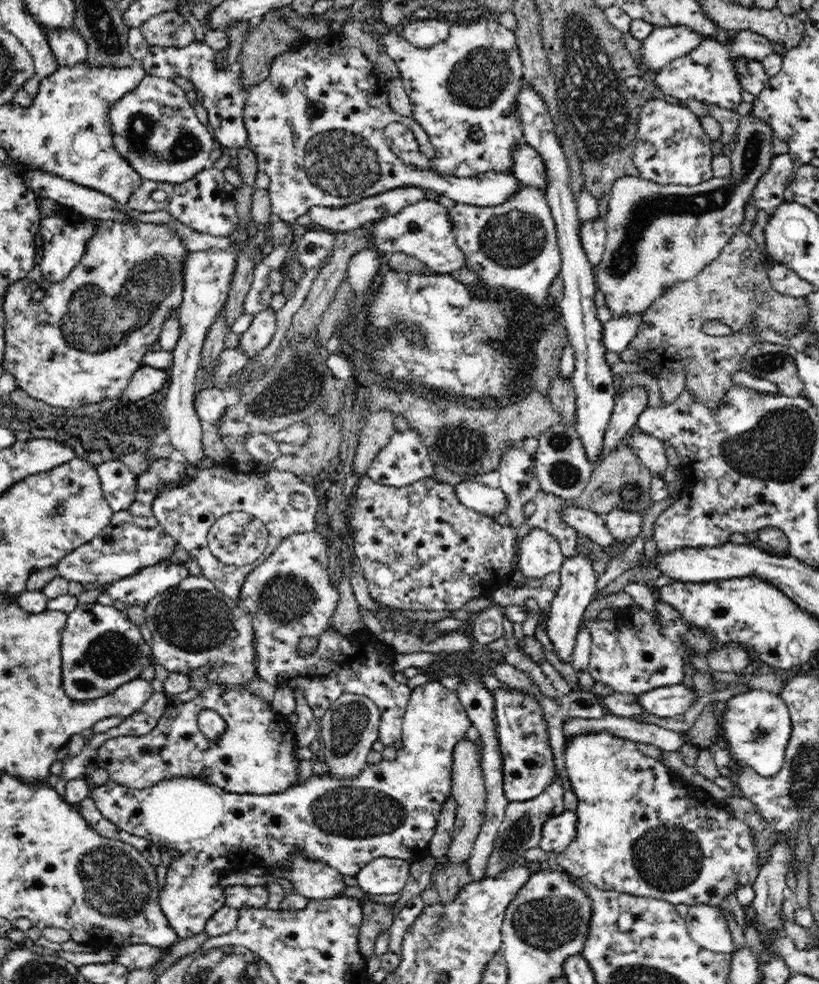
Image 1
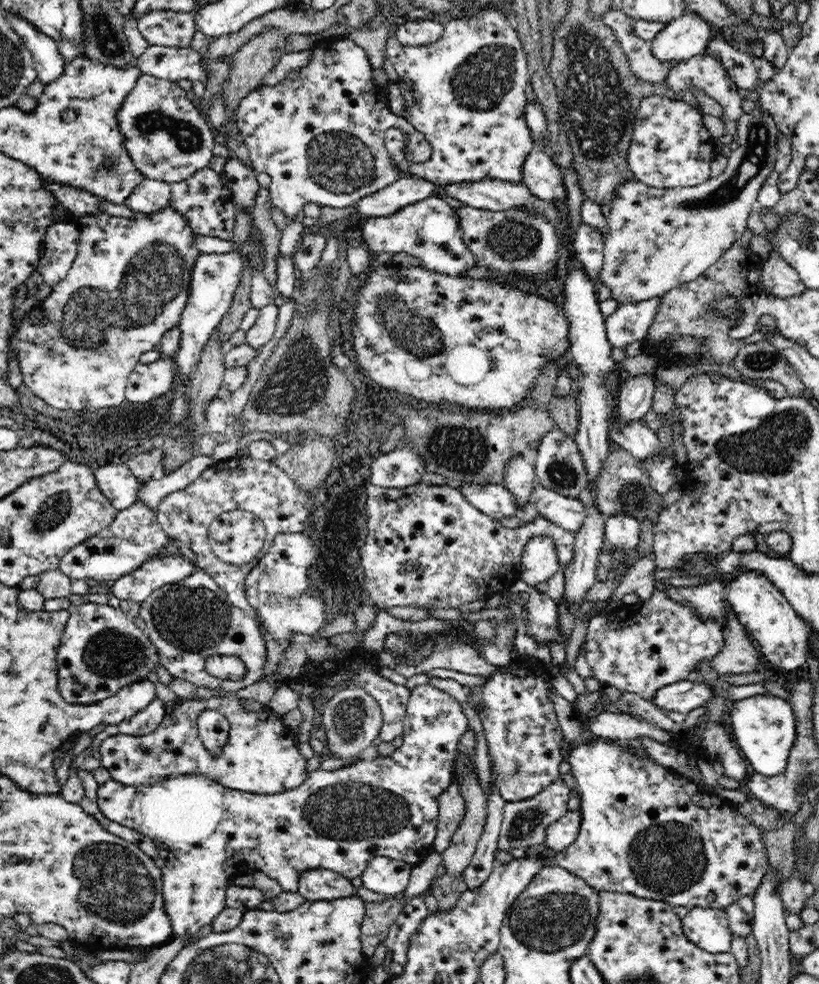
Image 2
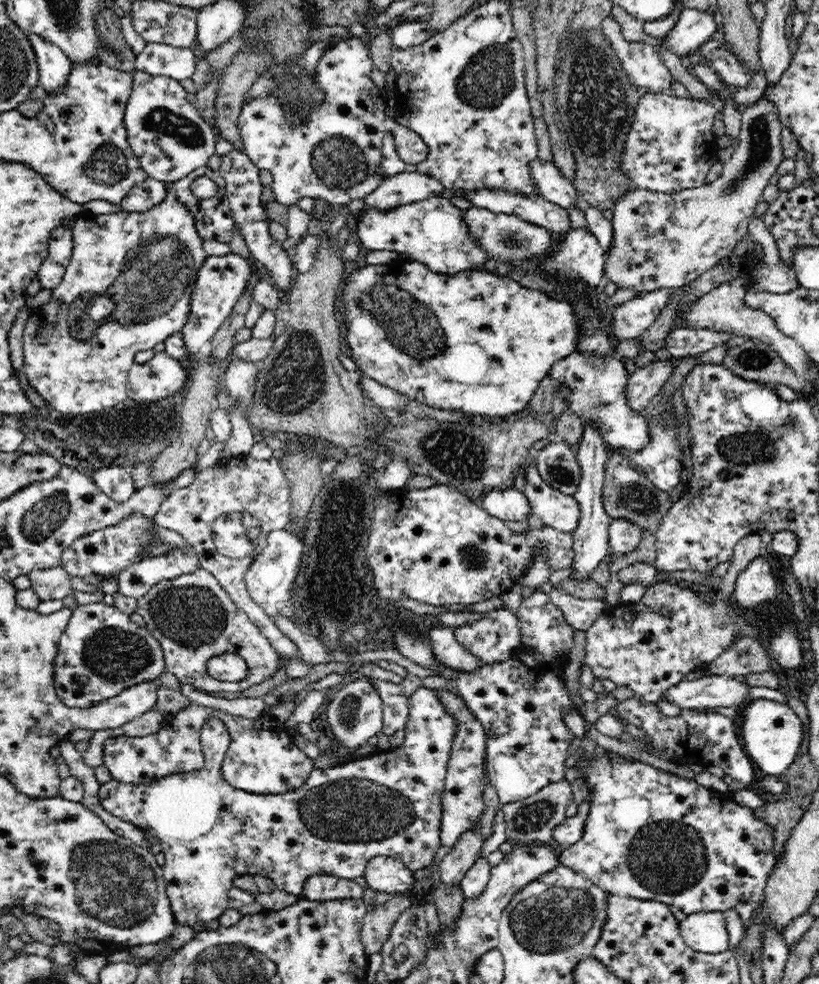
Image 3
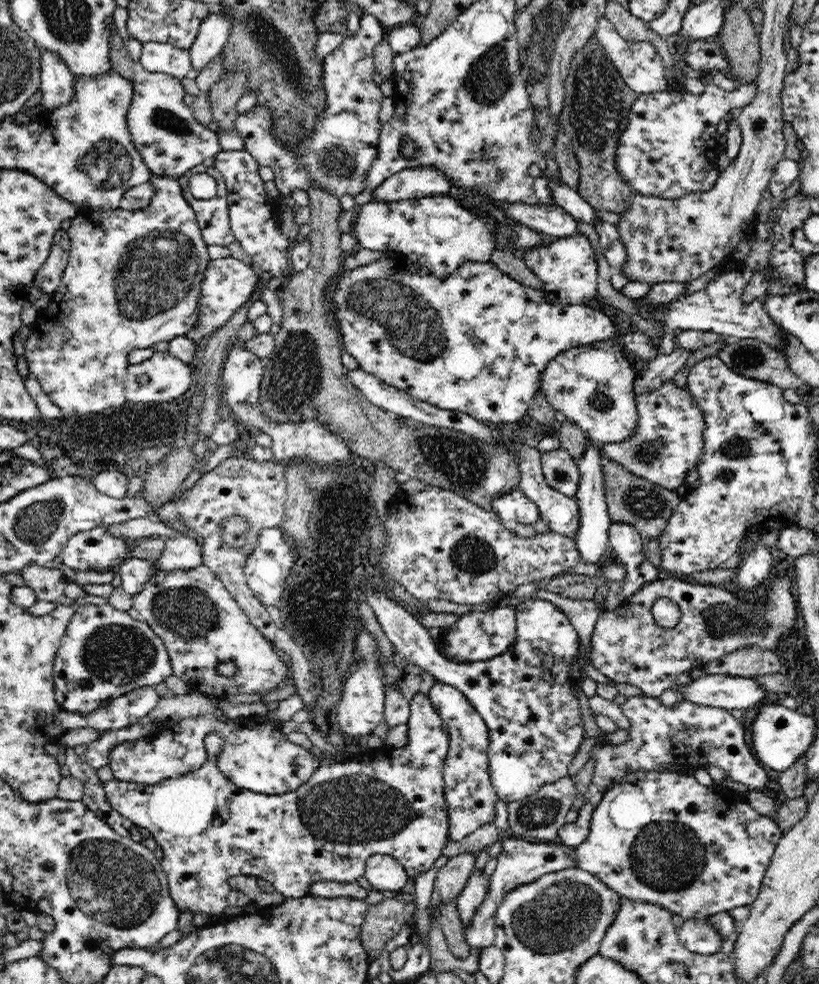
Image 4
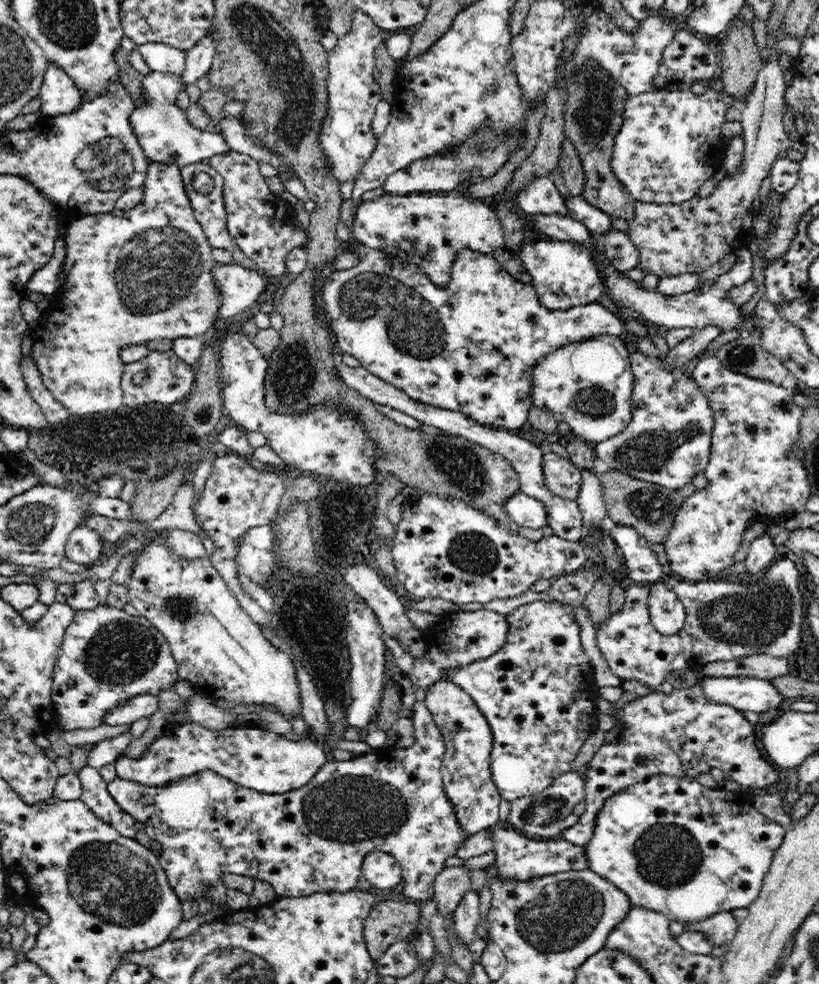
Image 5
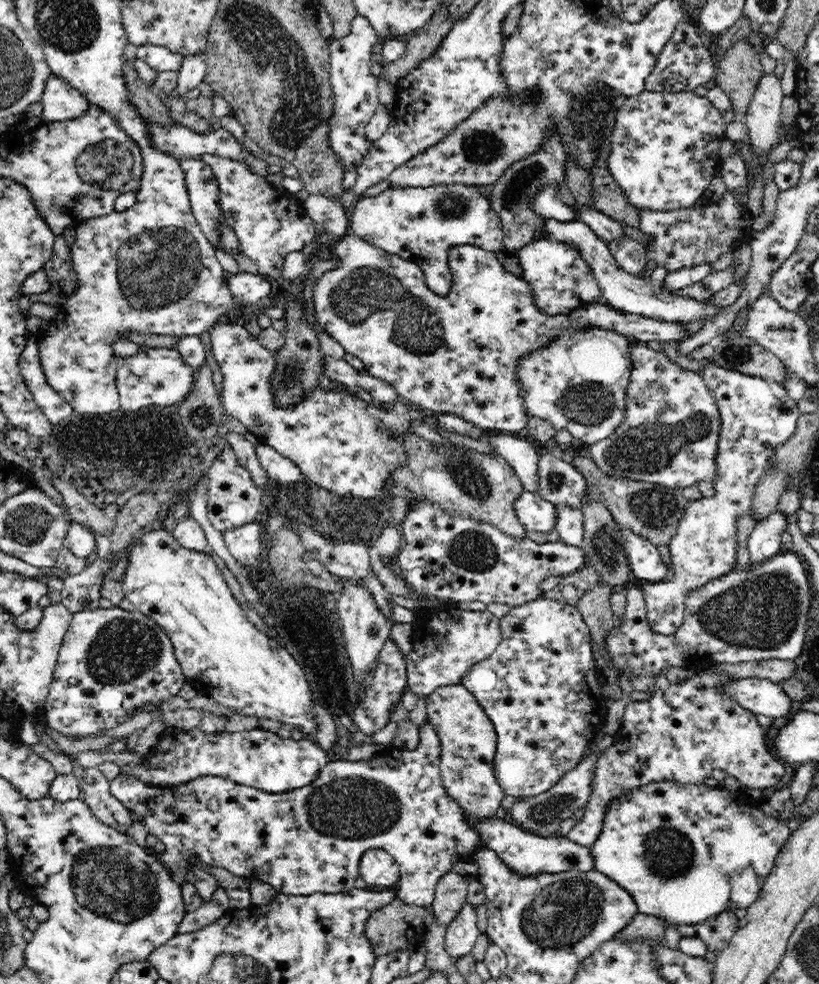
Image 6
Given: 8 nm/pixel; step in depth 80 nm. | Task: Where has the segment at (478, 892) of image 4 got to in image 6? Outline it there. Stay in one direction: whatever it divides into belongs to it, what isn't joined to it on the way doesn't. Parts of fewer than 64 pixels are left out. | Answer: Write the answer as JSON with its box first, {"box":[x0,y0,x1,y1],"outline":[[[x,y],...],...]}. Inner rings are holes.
{"box":[444,902,480,960],"outline":[[[470,902],[464,904],[461,912],[458,912],[452,922],[449,922],[444,936],[446,952],[450,958],[456,960],[459,956],[464,956],[471,952],[476,938],[480,936],[478,931],[478,918],[474,906]]]}

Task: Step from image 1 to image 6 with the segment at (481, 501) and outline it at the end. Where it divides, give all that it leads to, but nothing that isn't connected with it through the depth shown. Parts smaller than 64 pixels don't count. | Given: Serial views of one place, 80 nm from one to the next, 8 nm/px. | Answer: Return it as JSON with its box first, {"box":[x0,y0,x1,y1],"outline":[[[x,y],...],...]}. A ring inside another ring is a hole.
{"box":[513,491,555,533],"outline":[[[522,491],[514,501],[513,509],[527,531],[548,533],[555,528],[555,506],[542,499],[537,492]]]}

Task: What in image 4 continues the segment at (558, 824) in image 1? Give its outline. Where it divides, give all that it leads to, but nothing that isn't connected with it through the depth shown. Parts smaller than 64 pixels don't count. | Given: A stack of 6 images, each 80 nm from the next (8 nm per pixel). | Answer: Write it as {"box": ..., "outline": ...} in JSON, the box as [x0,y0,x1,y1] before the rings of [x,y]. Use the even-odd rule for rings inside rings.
{"box":[557,696,775,848],"outline":[[[632,696],[620,709],[630,721],[630,738],[620,746],[600,746],[600,752],[596,754],[596,772],[592,778],[594,790],[584,794],[585,804],[579,809],[576,821],[564,823],[557,832],[557,841],[566,846],[573,848],[586,840],[593,812],[605,792],[615,784],[626,782],[626,776],[637,772],[662,772],[668,766],[678,766],[684,770],[682,775],[692,775],[696,766],[698,769],[714,766],[721,768],[726,777],[745,784],[750,790],[760,790],[775,779],[769,770],[762,767],[753,752],[748,724],[740,724],[724,708],[682,700],[682,704],[670,710],[660,698]]]}

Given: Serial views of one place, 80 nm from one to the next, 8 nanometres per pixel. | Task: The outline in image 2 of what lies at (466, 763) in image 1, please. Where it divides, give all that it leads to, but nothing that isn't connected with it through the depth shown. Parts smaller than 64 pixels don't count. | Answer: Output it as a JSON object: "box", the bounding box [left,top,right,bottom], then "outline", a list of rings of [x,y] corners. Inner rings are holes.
{"box":[441,773,487,877],"outline":[[[477,773],[464,775],[464,782],[460,786],[468,806],[465,810],[464,820],[453,834],[450,846],[441,854],[446,877],[462,873],[470,864],[481,834],[484,832],[487,800],[484,788],[478,779]]]}

